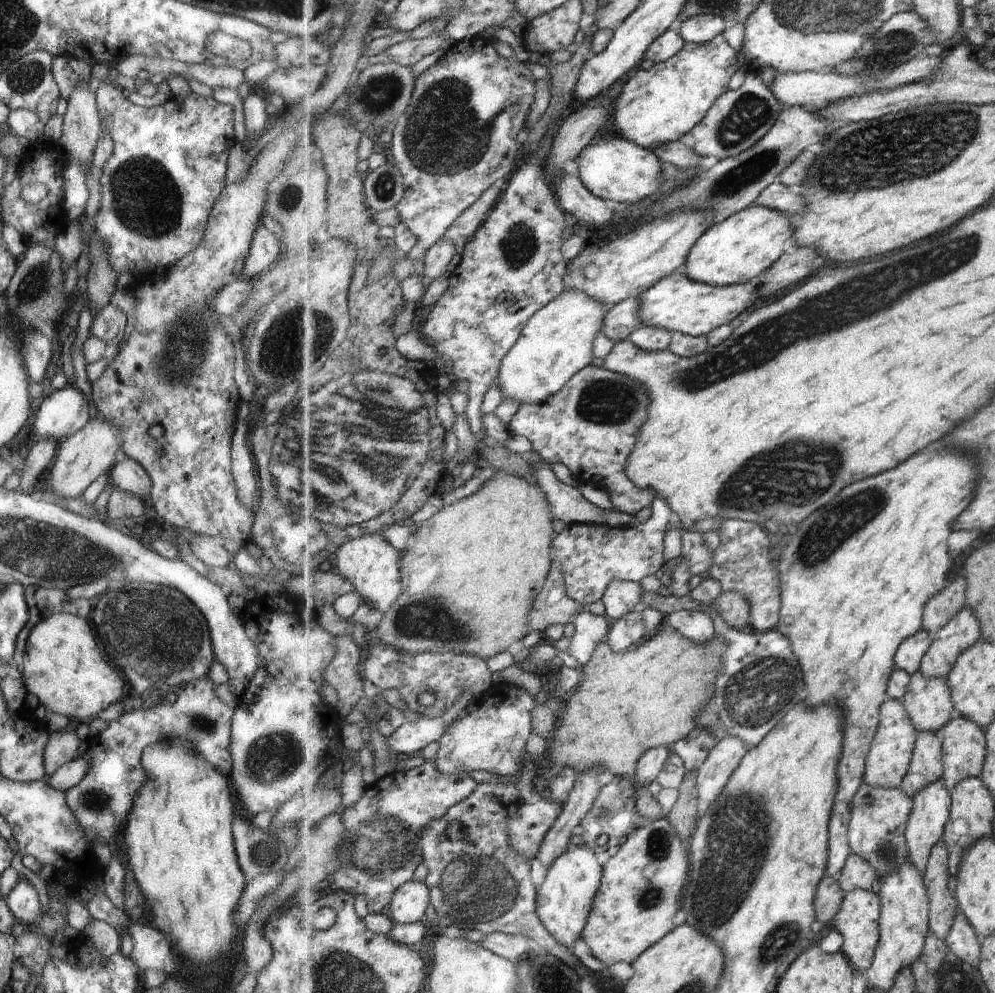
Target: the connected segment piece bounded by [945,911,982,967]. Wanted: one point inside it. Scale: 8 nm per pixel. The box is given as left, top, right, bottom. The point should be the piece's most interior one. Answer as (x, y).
(963, 940)

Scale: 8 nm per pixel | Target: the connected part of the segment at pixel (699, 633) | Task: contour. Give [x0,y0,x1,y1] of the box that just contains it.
[661,610,716,644]

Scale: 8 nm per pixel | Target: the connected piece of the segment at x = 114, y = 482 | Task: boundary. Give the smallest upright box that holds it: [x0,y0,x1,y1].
[108,456,152,499]

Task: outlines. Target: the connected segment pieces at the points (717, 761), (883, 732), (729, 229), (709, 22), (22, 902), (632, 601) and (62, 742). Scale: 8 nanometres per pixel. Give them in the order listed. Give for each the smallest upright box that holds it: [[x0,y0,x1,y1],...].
[[696,733,749,809],[864,698,918,788],[683,204,795,286],[679,15,728,43],[4,880,42,923],[602,580,642,621],[43,728,78,779]]

